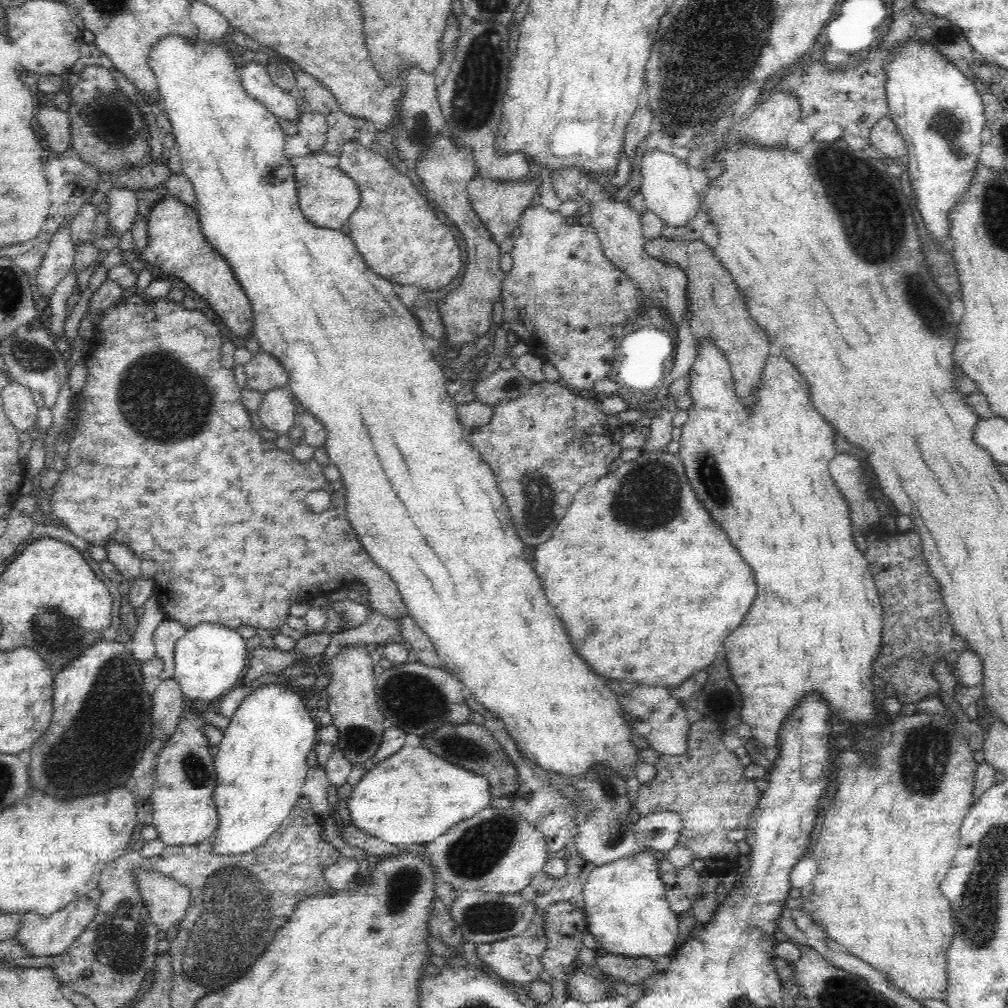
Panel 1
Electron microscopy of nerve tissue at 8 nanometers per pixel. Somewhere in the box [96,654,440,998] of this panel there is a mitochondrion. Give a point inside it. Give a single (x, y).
(233, 918)

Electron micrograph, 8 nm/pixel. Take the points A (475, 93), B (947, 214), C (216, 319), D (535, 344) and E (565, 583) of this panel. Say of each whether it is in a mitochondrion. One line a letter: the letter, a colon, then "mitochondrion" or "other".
A: mitochondrion
B: other
C: other
D: other
E: other

